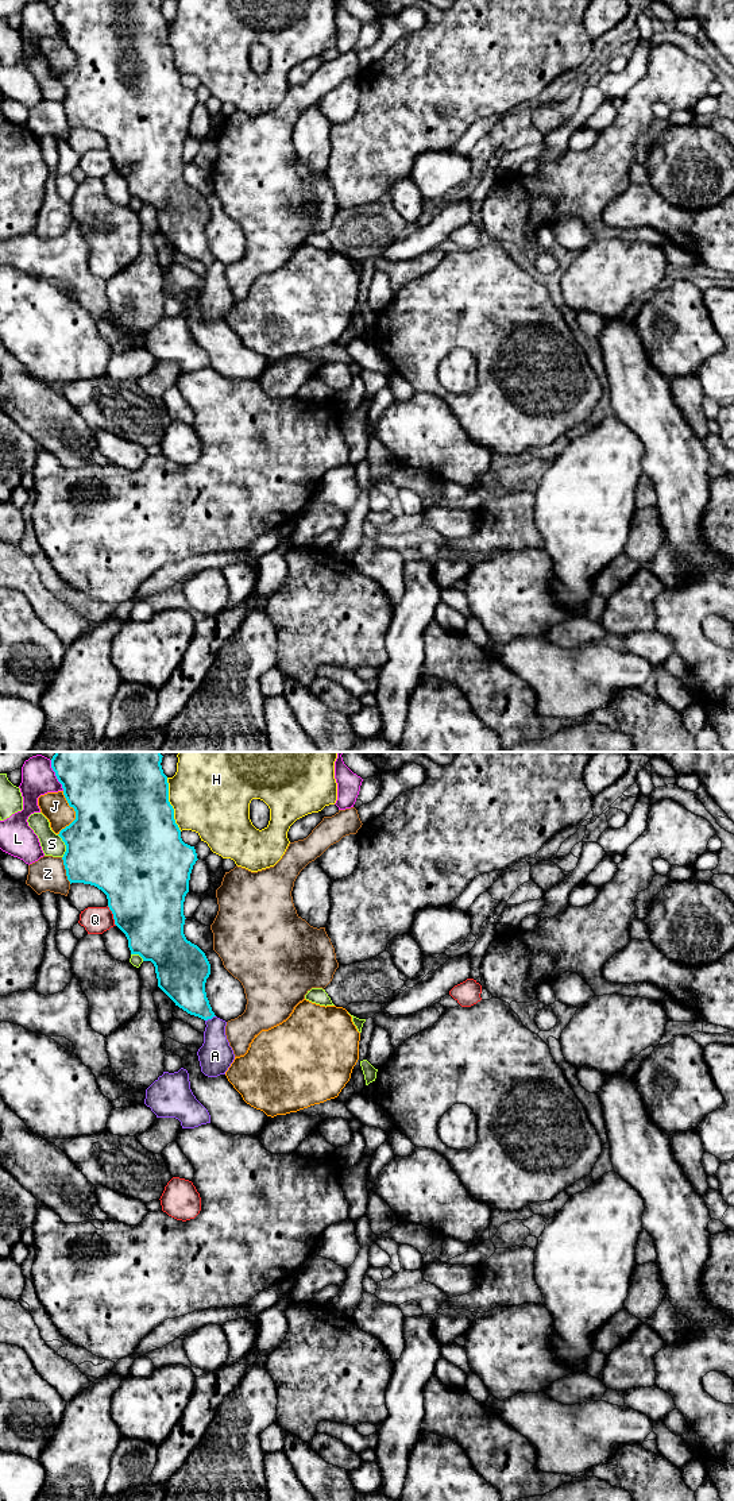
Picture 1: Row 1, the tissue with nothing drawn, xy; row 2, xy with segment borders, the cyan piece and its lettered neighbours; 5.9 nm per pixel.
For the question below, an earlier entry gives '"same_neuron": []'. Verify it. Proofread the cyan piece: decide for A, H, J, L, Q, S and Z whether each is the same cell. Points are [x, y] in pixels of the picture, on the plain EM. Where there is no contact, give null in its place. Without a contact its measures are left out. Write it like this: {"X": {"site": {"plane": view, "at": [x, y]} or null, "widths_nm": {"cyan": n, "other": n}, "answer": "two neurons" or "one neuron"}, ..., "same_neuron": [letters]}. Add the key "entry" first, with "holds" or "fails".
{"entry": "fails", "A": {"site": {"plane": "xy", "at": [209, 262]}, "widths_nm": {"cyan": 240, "other": 200}, "answer": "one neuron"}, "H": {"site": {"plane": "xy", "at": [170, 49]}, "widths_nm": {"cyan": 500, "other": 480}, "answer": "two neurons"}, "J": {"site": {"plane": "xy", "at": [76, 58]}, "widths_nm": {"cyan": 500, "other": 160}, "answer": "two neurons"}, "L": {"site": {"plane": "xy", "at": [55, 19]}, "widths_nm": {"cyan": 360, "other": 200}, "answer": "two neurons"}, "Q": {"site": {"plane": "xy", "at": [114, 159]}, "widths_nm": {"cyan": 480, "other": 160}, "answer": "two neurons"}, "S": {"site": {"plane": "xy", "at": [66, 91]}, "widths_nm": {"cyan": 500, "other": 130}, "answer": "two neurons"}, "Z": {"site": {"plane": "xy", "at": [66, 115]}, "widths_nm": {"cyan": 440, "other": 200}, "answer": "two neurons"}, "same_neuron": ["A"]}

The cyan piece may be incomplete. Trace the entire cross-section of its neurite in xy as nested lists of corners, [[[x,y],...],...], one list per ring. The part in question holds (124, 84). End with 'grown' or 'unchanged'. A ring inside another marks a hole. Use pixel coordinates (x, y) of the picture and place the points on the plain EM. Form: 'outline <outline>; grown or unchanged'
outline [[[53,0],[51,12],[55,16],[58,26],[62,28],[63,39],[70,51],[76,55],[76,63],[59,76],[59,81],[66,89],[66,96],[62,101],[66,113],[67,124],[72,127],[90,128],[101,134],[108,143],[108,151],[113,158],[115,169],[125,178],[131,198],[139,198],[143,205],[151,205],[155,211],[158,231],[184,255],[205,265],[204,288],[198,293],[197,300],[201,316],[208,321],[217,321],[225,319],[235,304],[235,298],[225,279],[227,266],[217,262],[212,255],[205,236],[205,227],[210,219],[210,208],[205,197],[194,188],[186,184],[184,178],[185,159],[184,146],[189,136],[189,124],[193,109],[196,108],[197,97],[194,90],[185,88],[181,82],[181,74],[174,63],[174,53],[169,46],[169,27],[167,20],[162,13],[163,0]]]; grown

